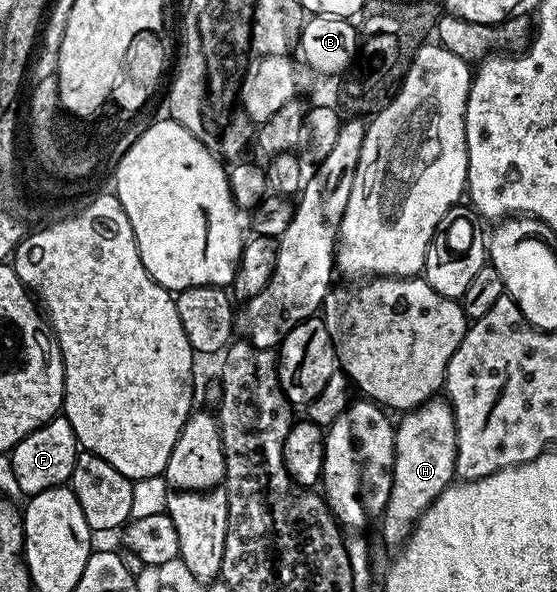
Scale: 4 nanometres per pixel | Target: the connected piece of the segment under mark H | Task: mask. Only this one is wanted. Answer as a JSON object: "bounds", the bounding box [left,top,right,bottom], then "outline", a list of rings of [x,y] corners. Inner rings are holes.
{"bounds":[380,397,456,548],"outline":[[[432,397],[423,406],[405,411],[399,418],[402,419],[397,419],[394,428],[394,483],[388,504],[380,515],[381,541],[393,548],[401,548],[410,539],[415,522],[420,520],[422,513],[438,499],[440,492],[444,492],[444,488],[448,488],[456,478],[456,420],[445,397]]]}

